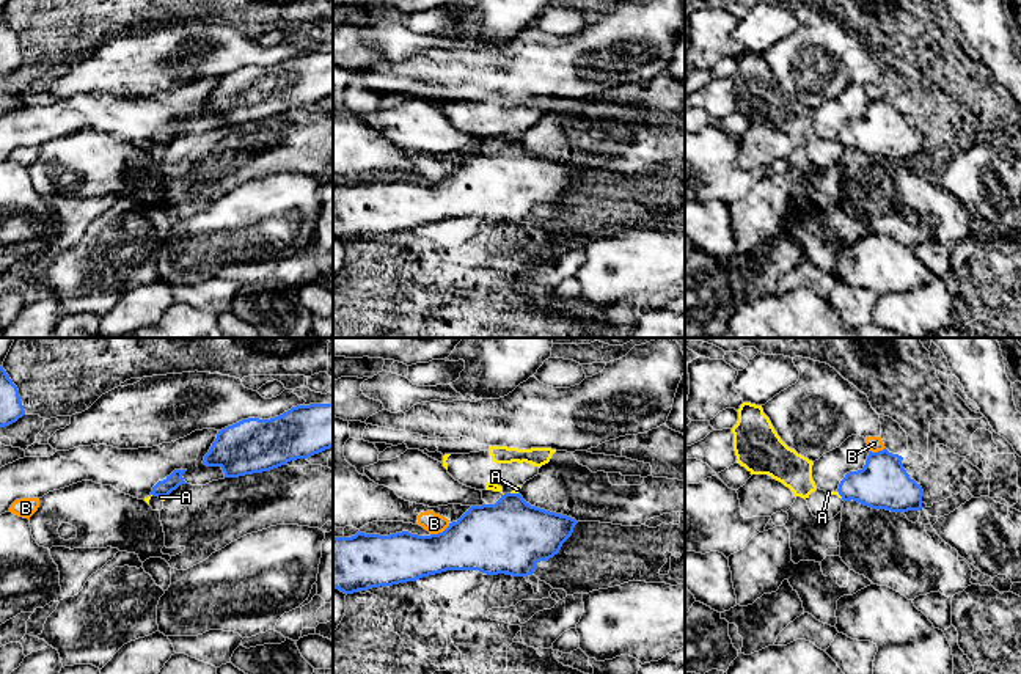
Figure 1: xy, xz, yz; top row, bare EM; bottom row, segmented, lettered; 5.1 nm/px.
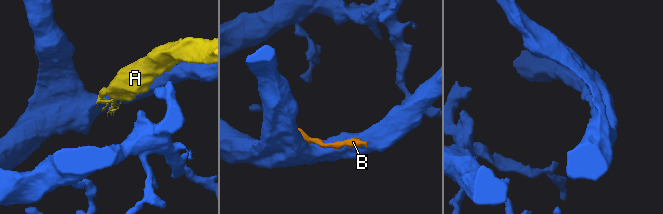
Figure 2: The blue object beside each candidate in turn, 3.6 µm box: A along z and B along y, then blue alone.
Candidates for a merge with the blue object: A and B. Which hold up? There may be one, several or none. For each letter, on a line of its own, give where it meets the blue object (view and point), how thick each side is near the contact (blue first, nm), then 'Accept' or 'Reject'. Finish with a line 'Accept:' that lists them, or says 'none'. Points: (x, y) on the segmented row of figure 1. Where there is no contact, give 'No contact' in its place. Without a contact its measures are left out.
A: Touches blue at xz (514, 494). Thickness 380 nm (blue) against 30 nm. Reject
B: Touches blue at xz (440, 533). Thickness 340 nm (blue) against 100 nm. Reject
Accept: none

